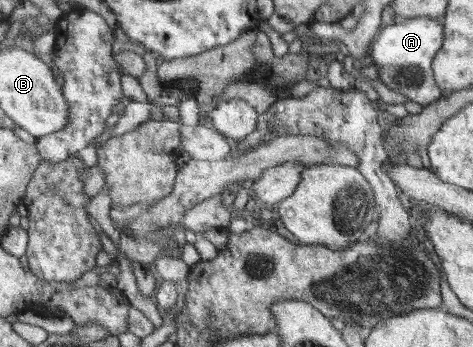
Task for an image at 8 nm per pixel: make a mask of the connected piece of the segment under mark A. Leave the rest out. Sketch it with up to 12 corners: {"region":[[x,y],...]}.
{"region":[[397,20],[368,55],[388,88],[426,106],[443,95],[432,63],[440,21]]}

